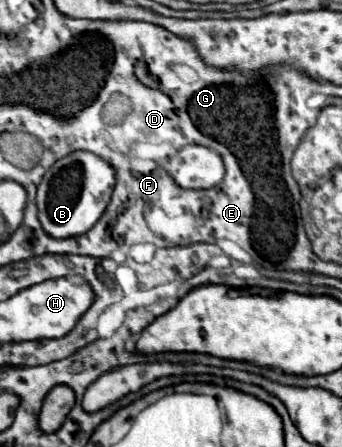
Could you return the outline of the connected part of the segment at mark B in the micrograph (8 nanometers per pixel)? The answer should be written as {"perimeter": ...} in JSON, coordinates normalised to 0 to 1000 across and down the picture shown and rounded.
{"perimeter":[[[222,336],[164,358],[158,371],[129,389],[105,434],[111,488],[135,523],[146,523],[152,532],[205,532],[257,519],[310,470],[333,412],[339,412],[333,371],[275,340]]]}

